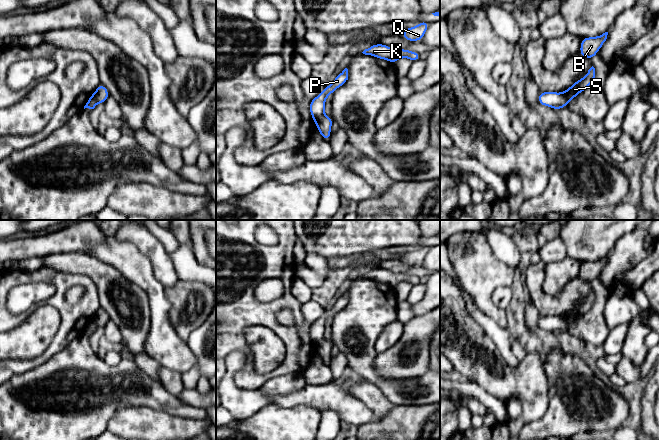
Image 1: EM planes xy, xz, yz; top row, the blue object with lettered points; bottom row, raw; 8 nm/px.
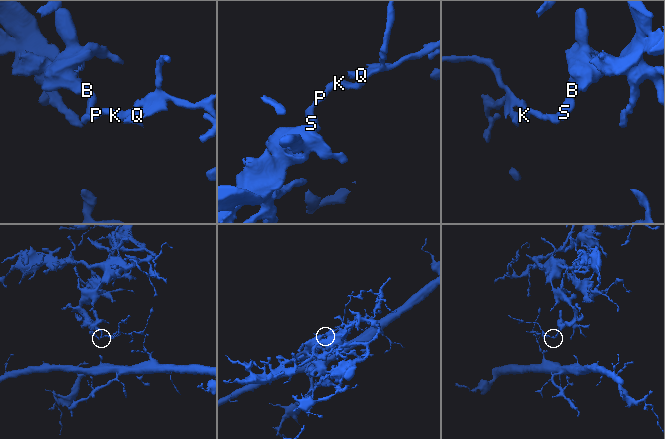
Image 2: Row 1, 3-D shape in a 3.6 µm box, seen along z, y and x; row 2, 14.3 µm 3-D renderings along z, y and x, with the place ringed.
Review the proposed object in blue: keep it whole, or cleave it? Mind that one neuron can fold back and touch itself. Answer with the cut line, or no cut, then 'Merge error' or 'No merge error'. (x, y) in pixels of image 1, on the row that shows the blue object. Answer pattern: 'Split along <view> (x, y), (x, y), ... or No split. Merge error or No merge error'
Split along xy (93, 94), (98, 102). Merge error

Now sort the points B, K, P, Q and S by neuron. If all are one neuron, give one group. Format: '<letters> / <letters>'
B S / K P Q

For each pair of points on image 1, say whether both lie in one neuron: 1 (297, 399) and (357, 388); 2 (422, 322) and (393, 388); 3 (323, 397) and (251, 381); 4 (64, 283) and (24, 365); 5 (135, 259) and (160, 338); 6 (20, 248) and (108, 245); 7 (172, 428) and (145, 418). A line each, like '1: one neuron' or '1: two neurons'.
1: two neurons
2: two neurons
3: two neurons
4: one neuron
5: one neuron
6: two neurons
7: one neuron

